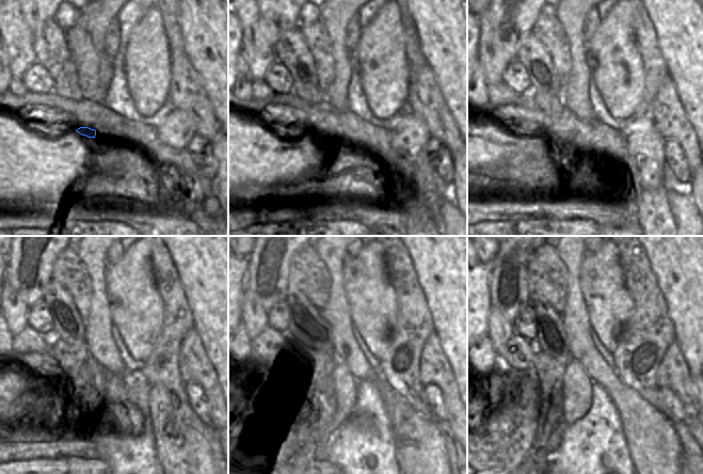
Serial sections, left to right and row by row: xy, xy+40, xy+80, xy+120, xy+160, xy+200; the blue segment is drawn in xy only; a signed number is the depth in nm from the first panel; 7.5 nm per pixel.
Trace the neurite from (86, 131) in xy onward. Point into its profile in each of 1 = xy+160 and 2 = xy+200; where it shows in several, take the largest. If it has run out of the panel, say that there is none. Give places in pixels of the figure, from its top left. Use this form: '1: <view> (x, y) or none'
1: xy+160 (326, 408)
2: xy+200 (555, 439)

